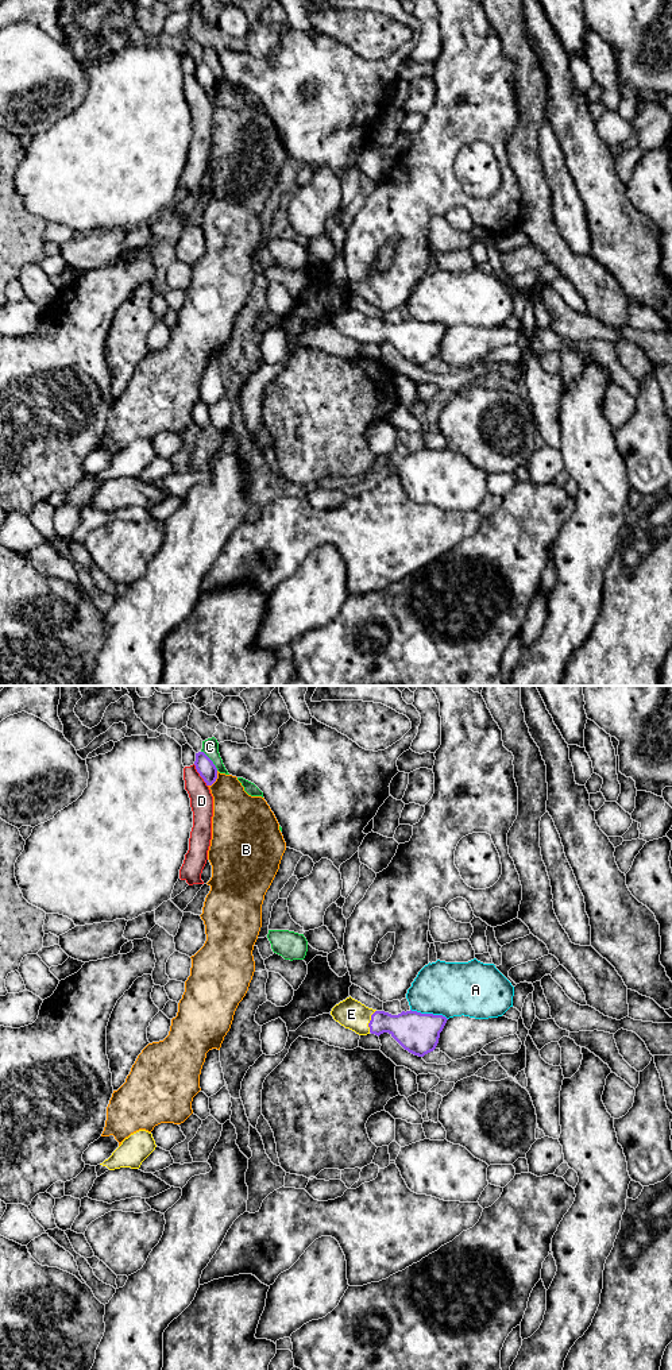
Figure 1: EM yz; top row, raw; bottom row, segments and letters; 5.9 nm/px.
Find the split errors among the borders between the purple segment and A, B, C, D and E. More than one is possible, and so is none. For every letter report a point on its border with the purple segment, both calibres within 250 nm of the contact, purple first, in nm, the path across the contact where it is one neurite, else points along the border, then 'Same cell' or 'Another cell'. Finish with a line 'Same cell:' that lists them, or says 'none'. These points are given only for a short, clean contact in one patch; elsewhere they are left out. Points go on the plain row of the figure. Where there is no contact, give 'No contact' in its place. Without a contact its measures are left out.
A: Touches purple at yz (429, 323). Thickness 240 nm (purple) against 320 nm. Another cell
B: Touches purple at yz (216, 87). Thickness 110 nm (purple) against 280 nm. Another cell
C: Touches purple at yz (211, 69). Thickness 110 nm (purple) against 100 nm. Another cell
D: Touches purple at yz (200, 84). Thickness 110 nm (purple) against 140 nm. Another cell
E: Touches purple at yz (370, 330). Thickness 220 nm (purple) against 170 nm. Path across: yz (410, 338), (370, 330), (363, 330), (351, 323). Same cell
Same cell: E

